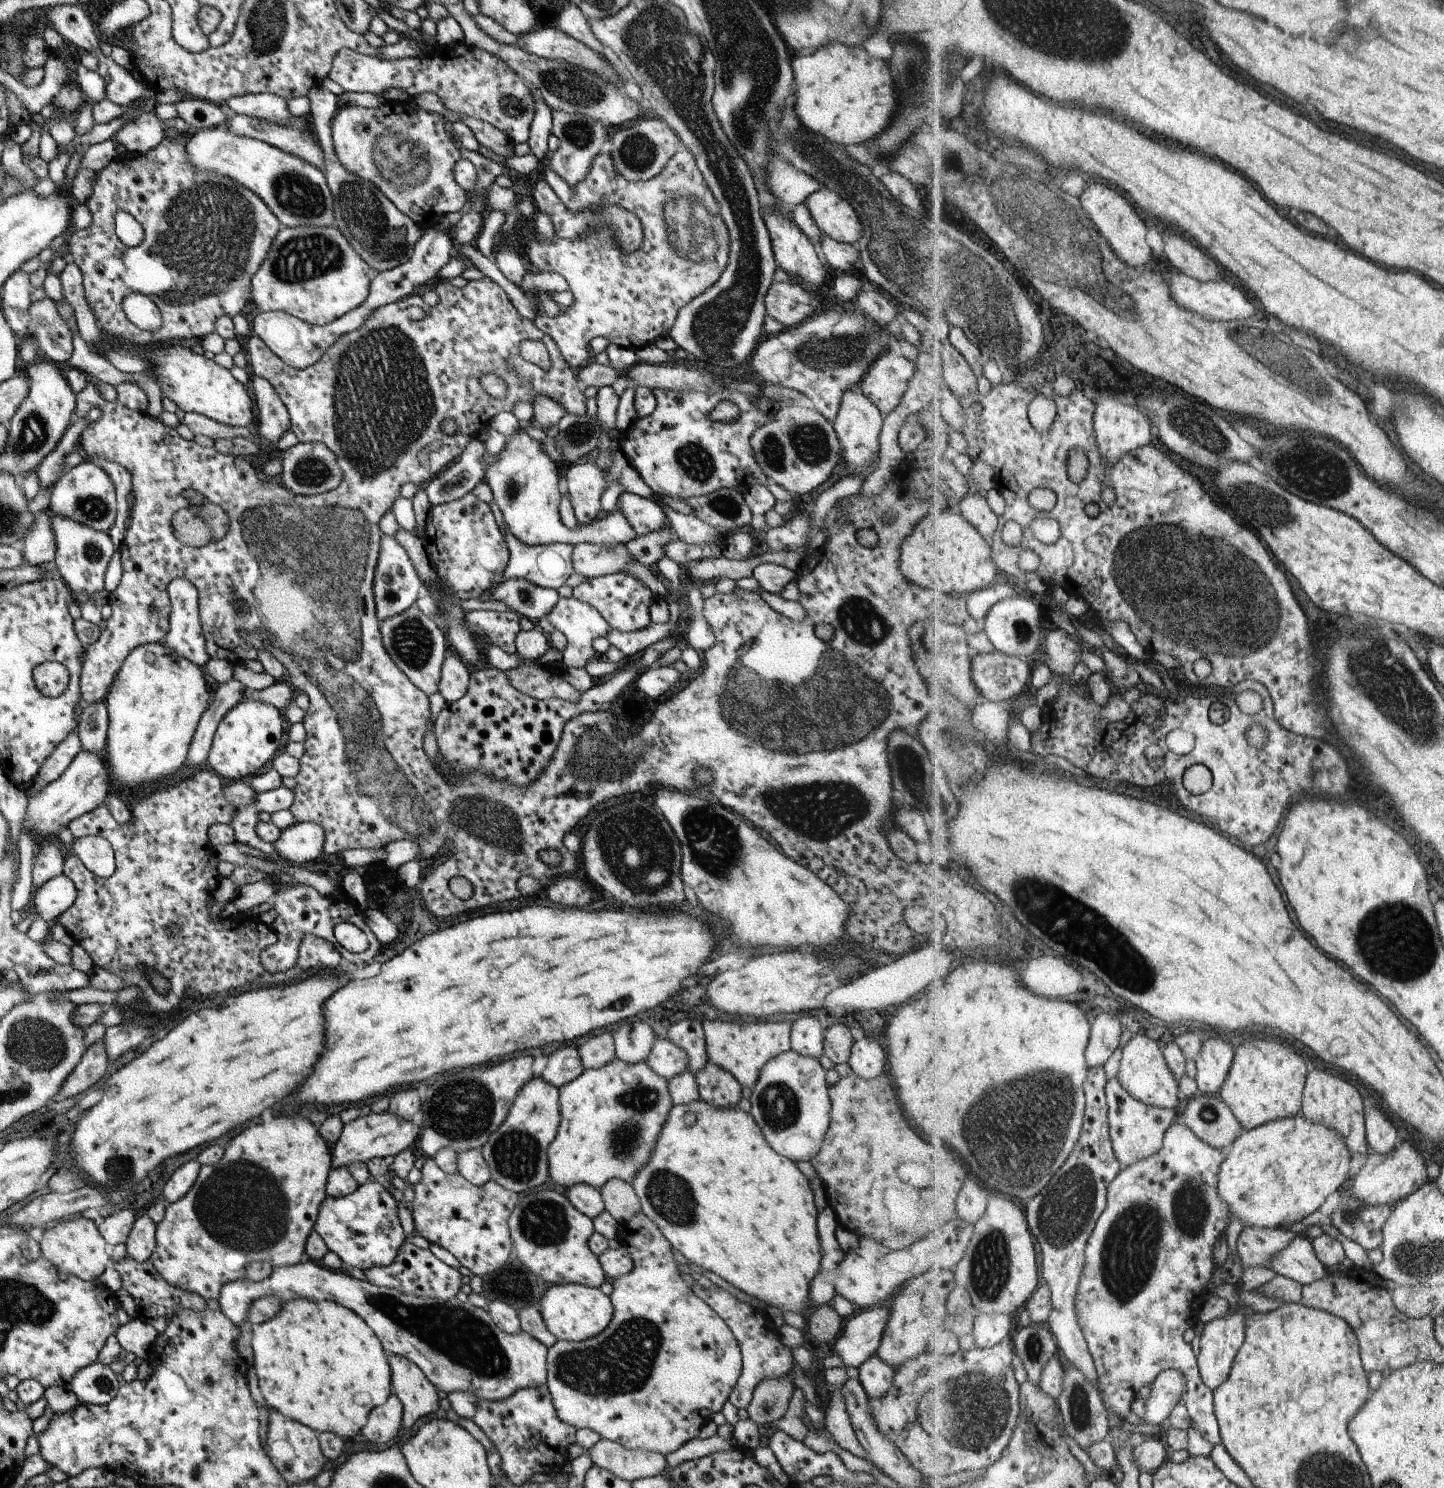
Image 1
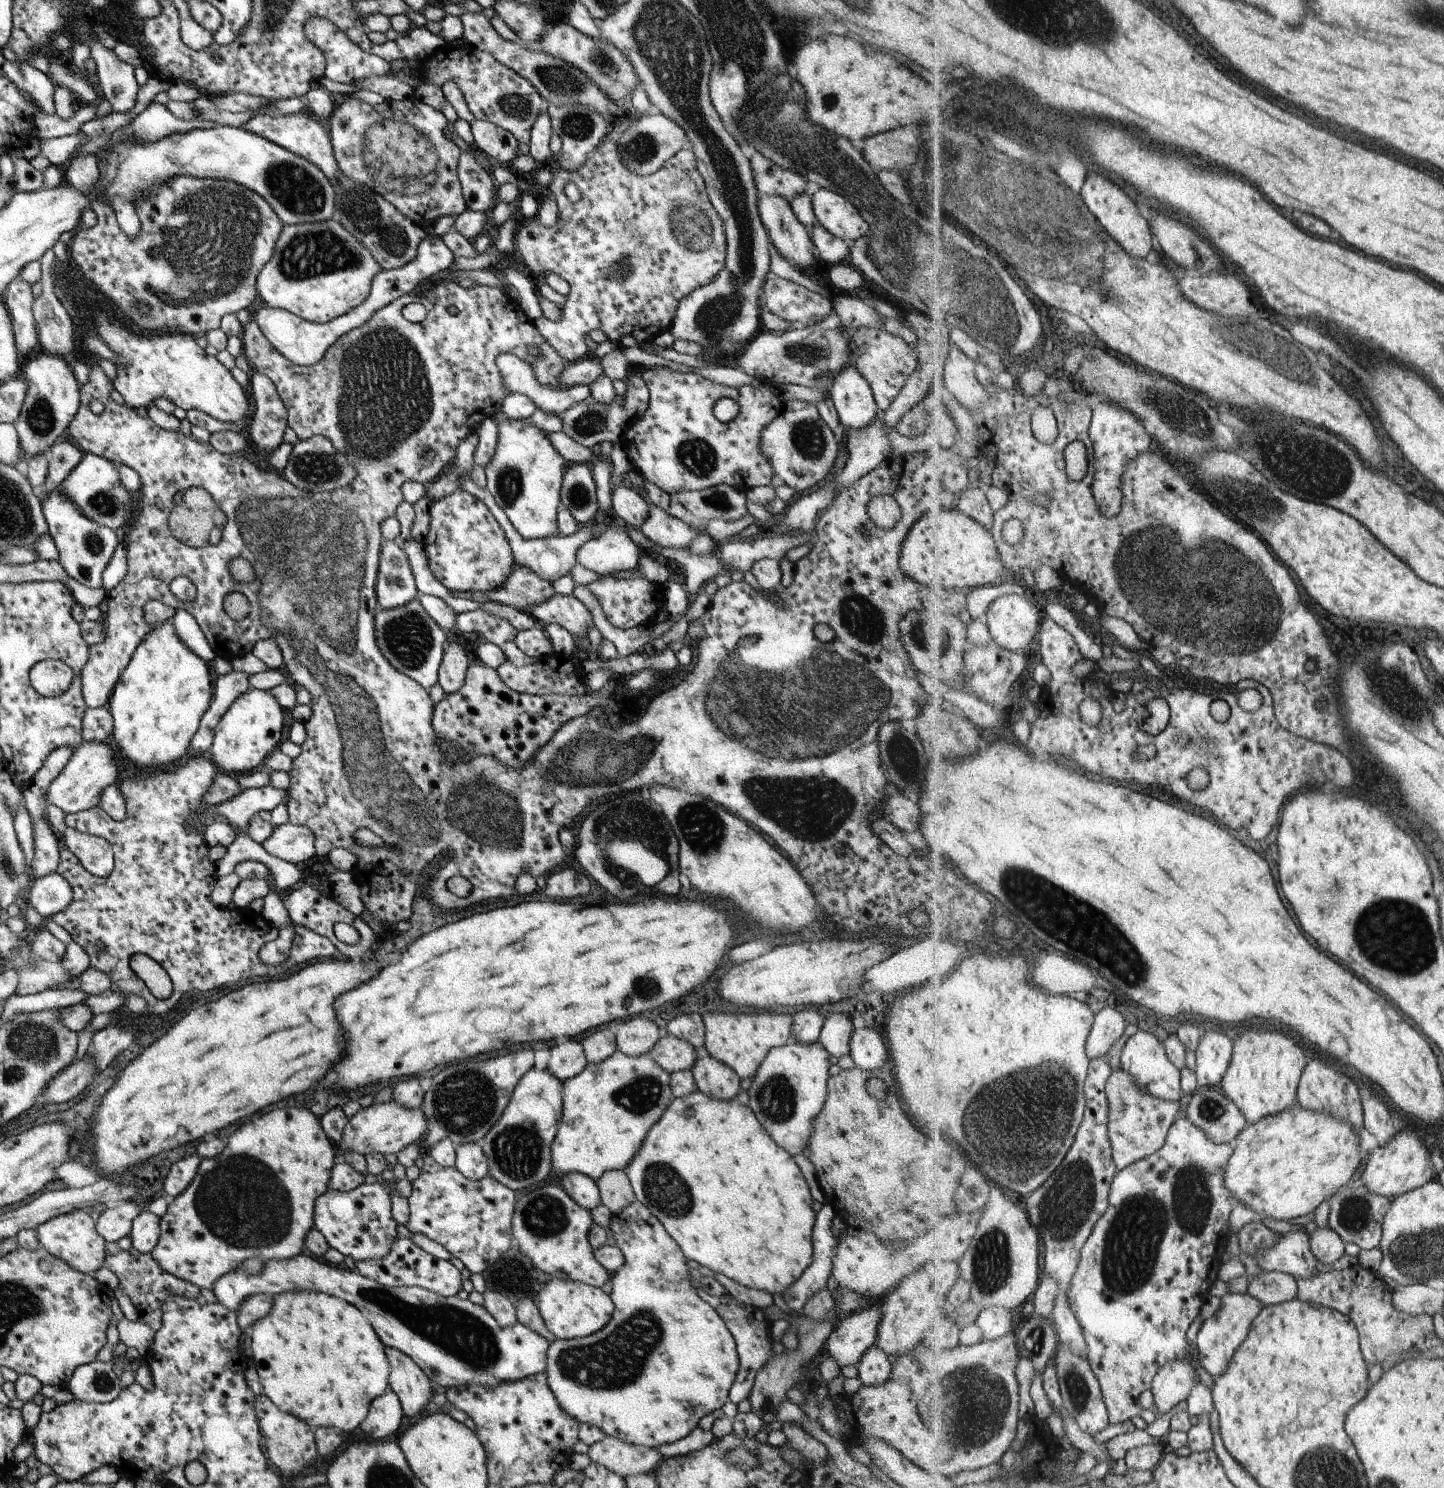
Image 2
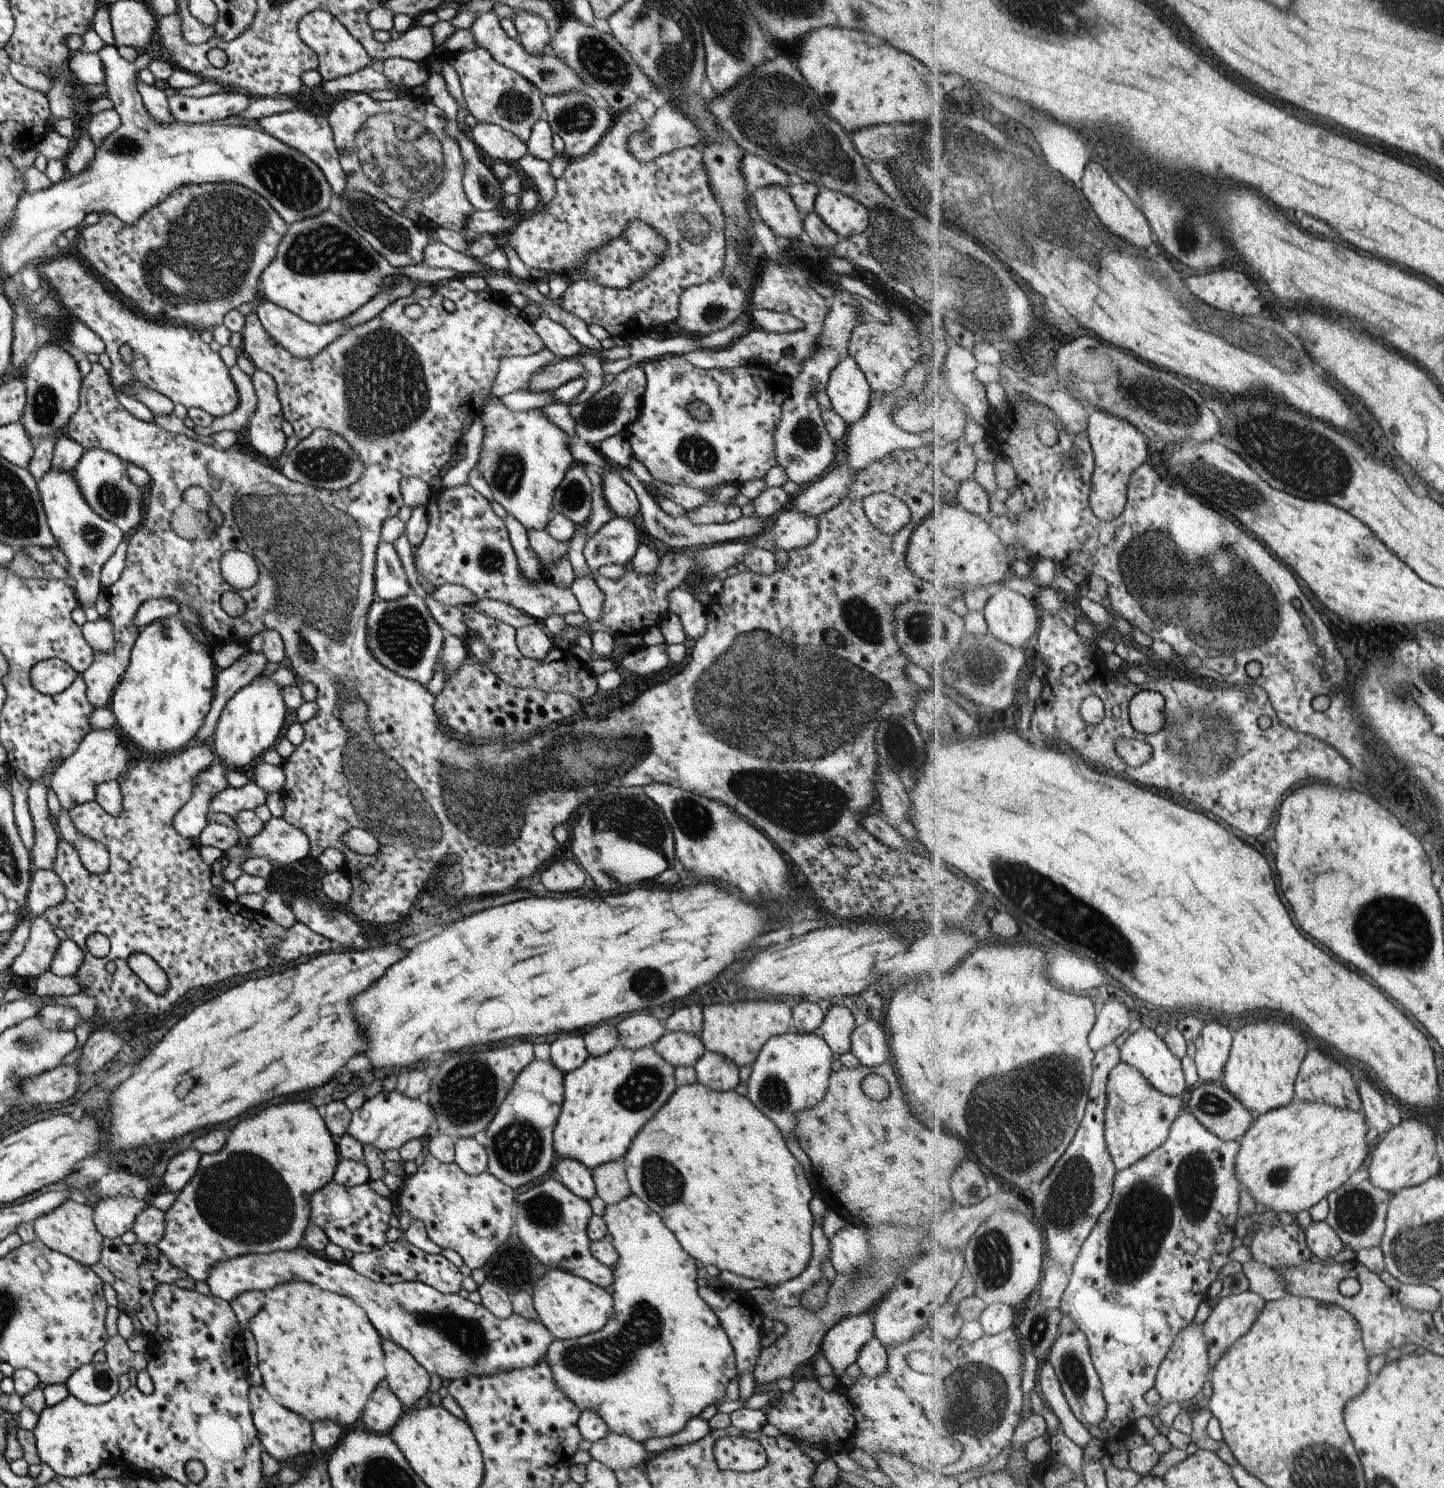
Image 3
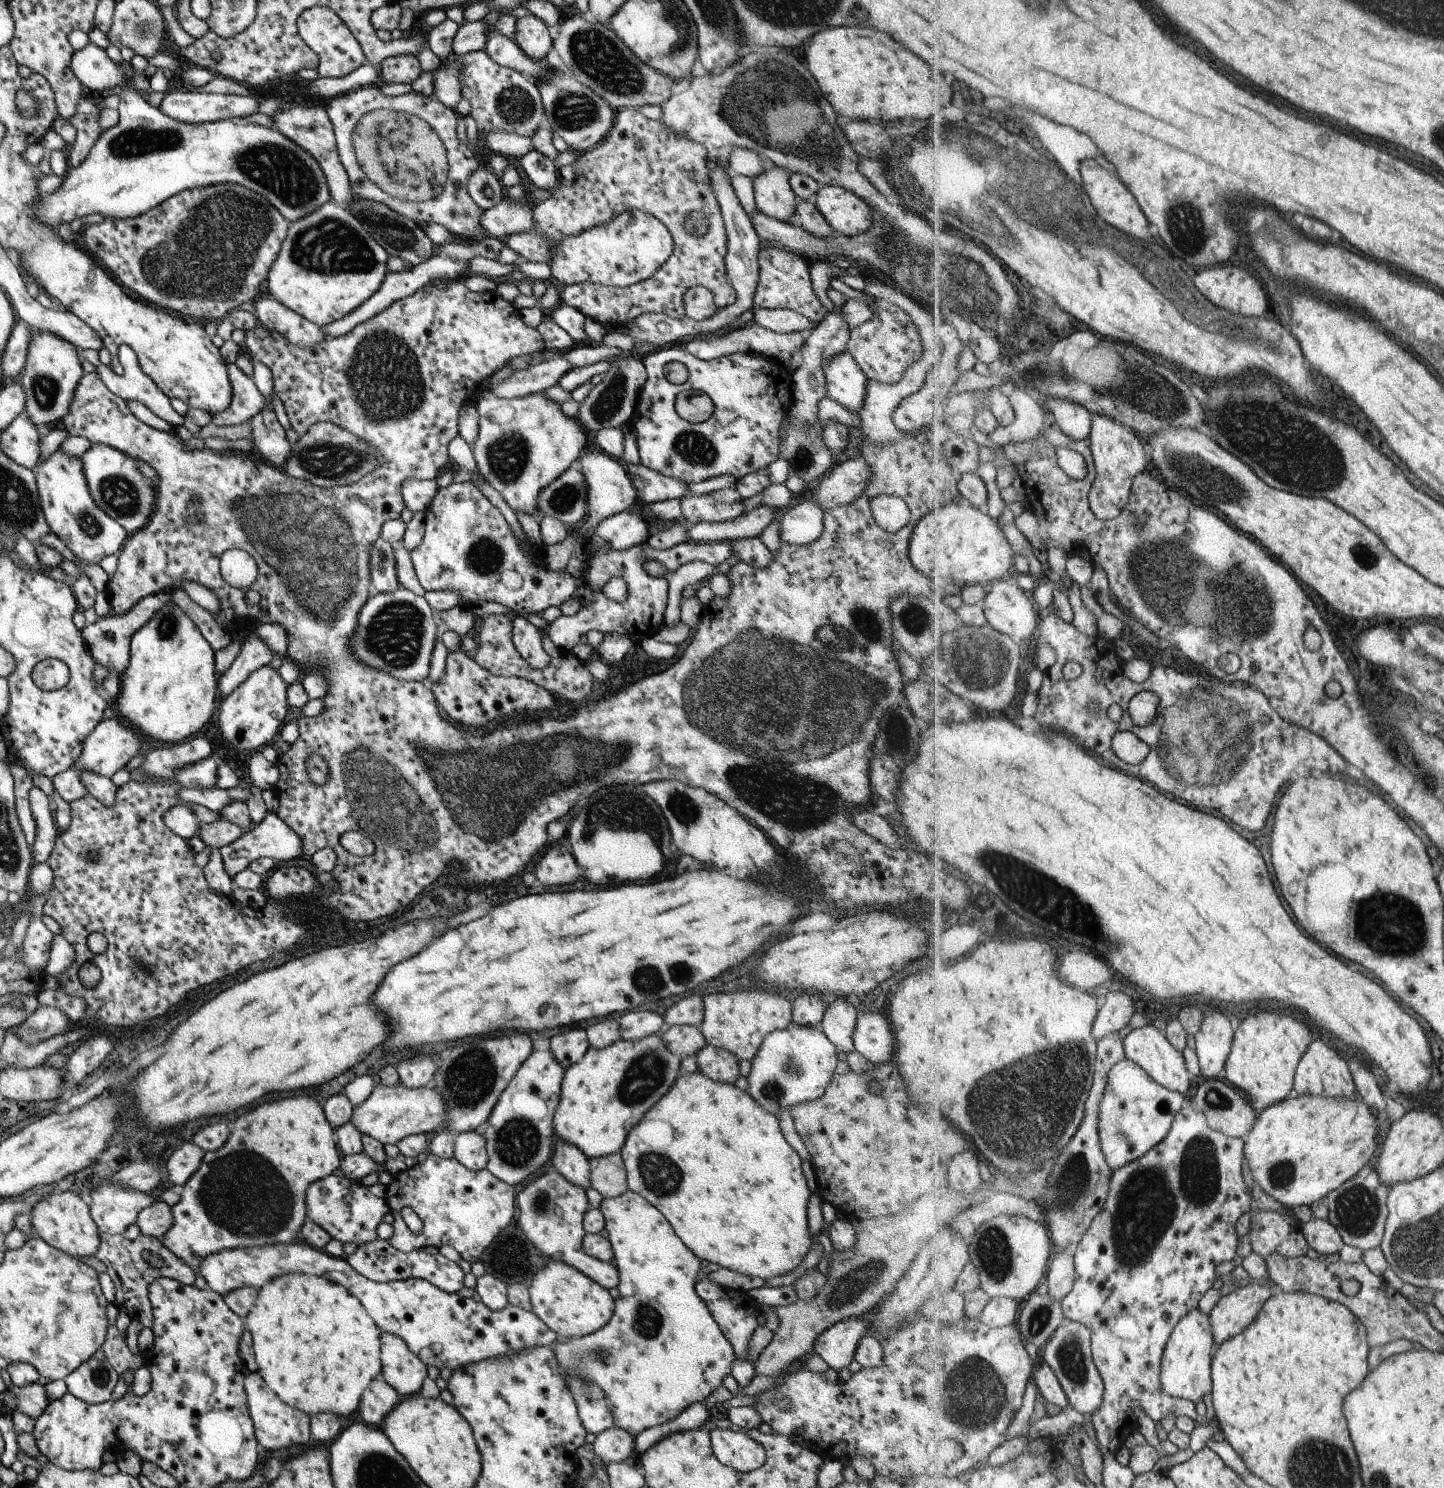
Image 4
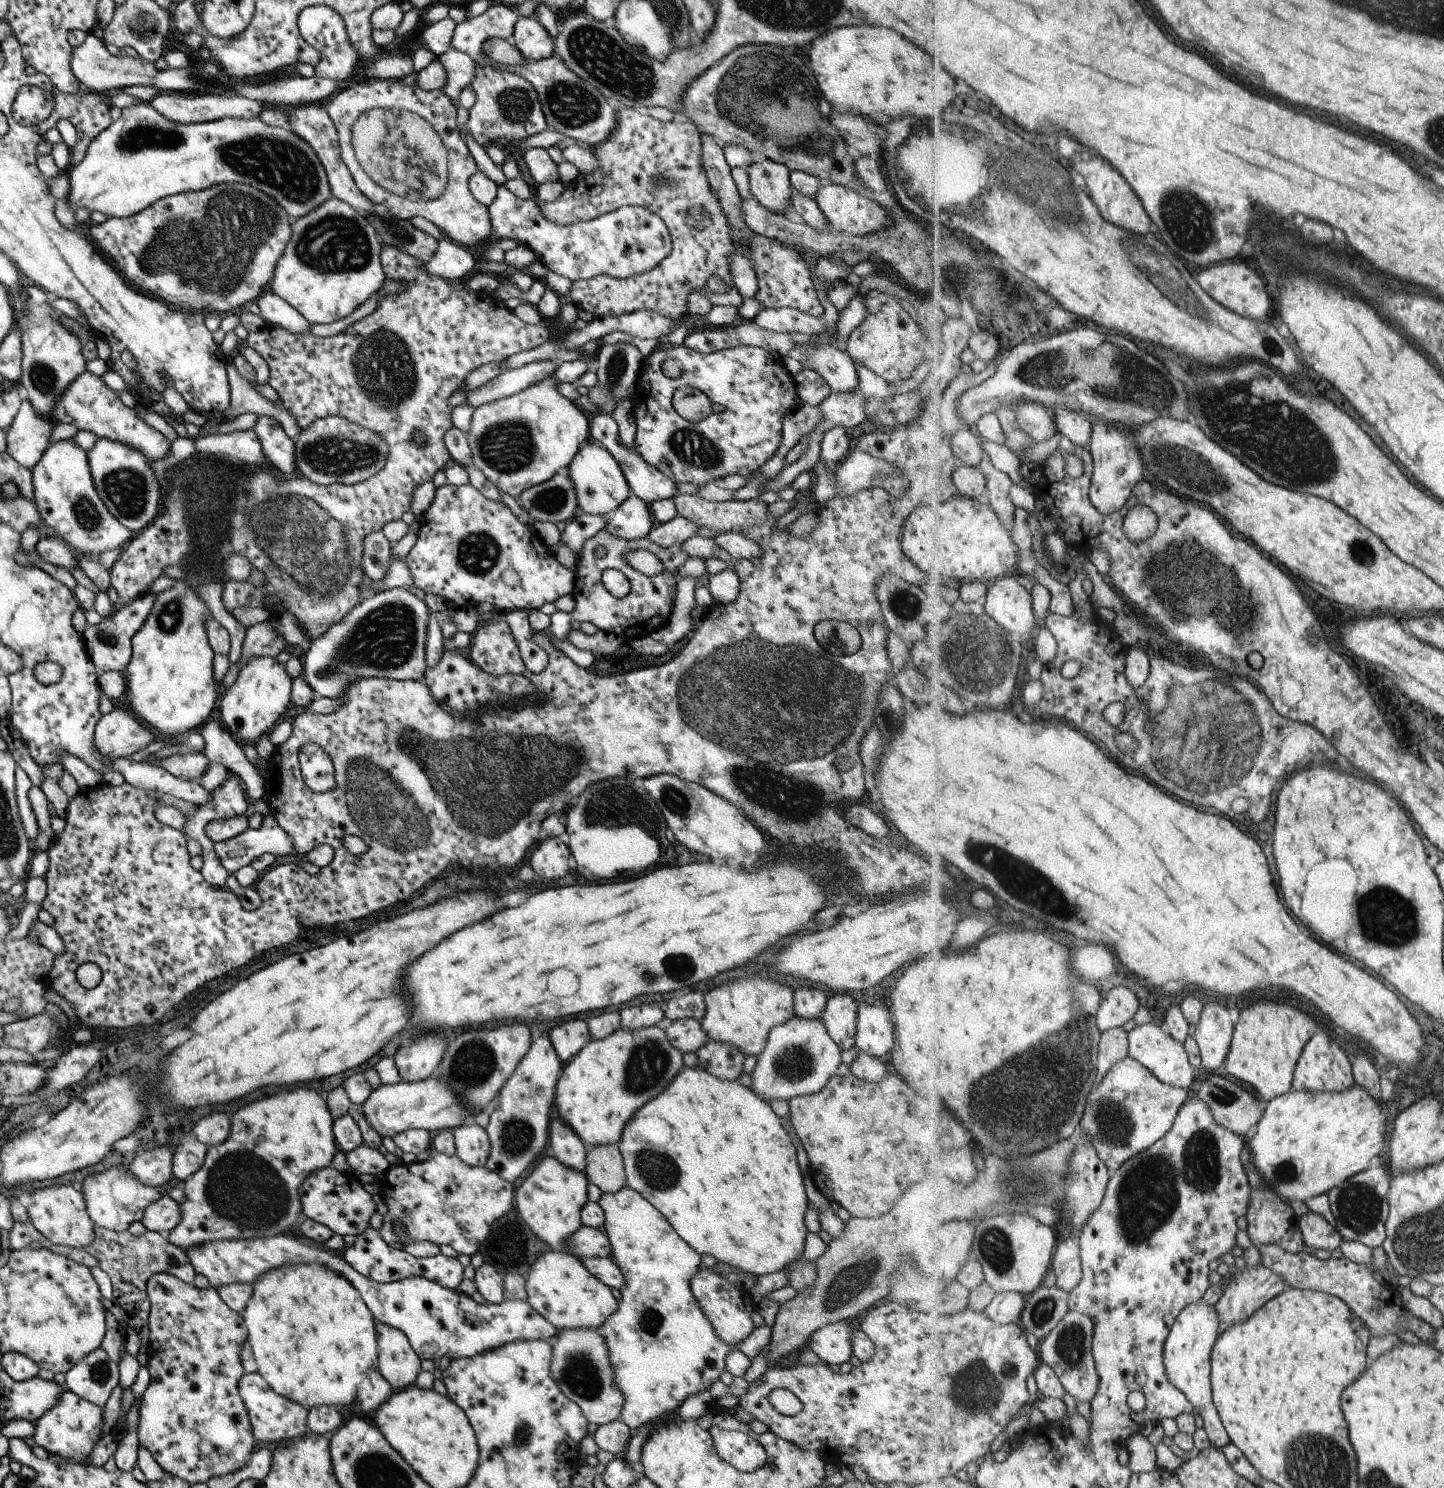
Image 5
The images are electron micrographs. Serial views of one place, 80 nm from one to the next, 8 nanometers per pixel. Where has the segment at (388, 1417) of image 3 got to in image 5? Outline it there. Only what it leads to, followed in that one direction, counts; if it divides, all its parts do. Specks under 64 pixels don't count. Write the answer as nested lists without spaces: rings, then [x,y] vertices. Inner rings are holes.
[[[371,1367],[366,1372],[366,1377],[363,1377],[363,1380],[359,1382],[356,1392],[359,1406],[363,1414],[365,1414],[365,1418],[370,1420],[377,1406],[379,1406],[379,1404],[381,1404],[392,1392],[392,1388],[380,1375],[376,1367]]]

